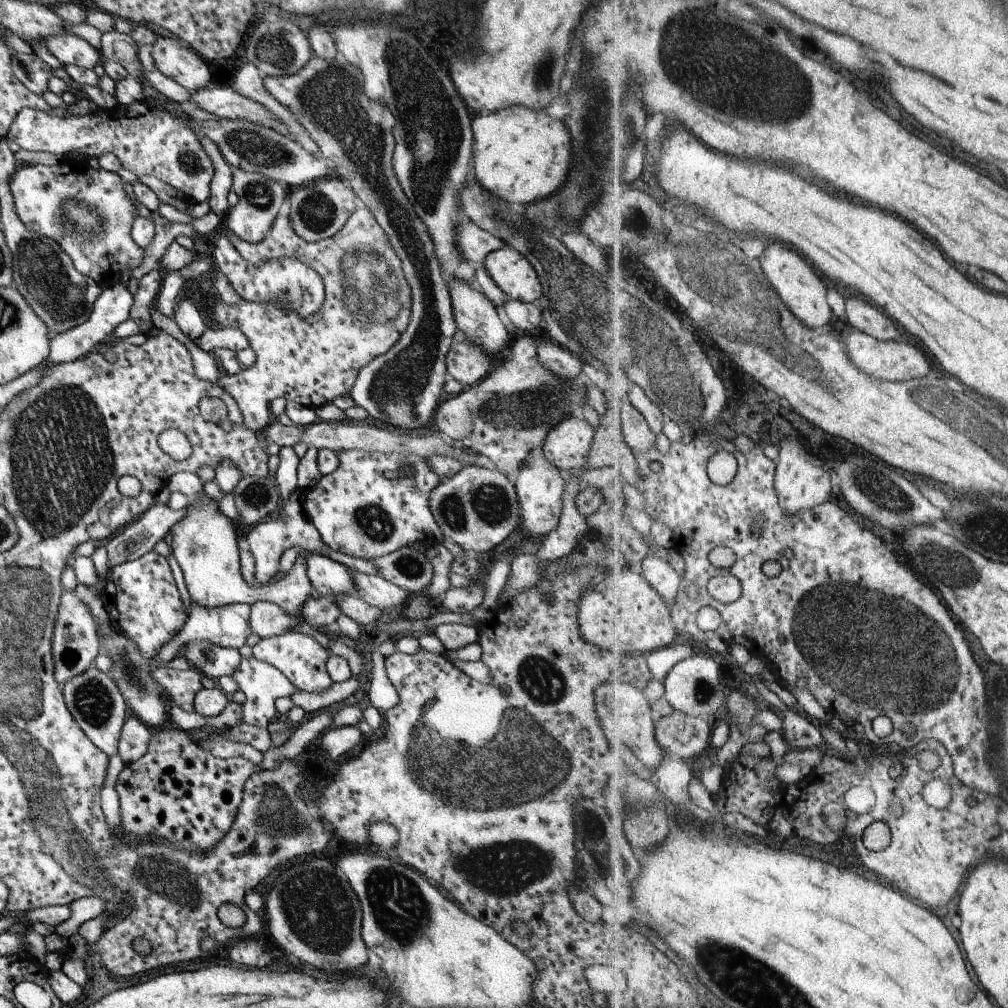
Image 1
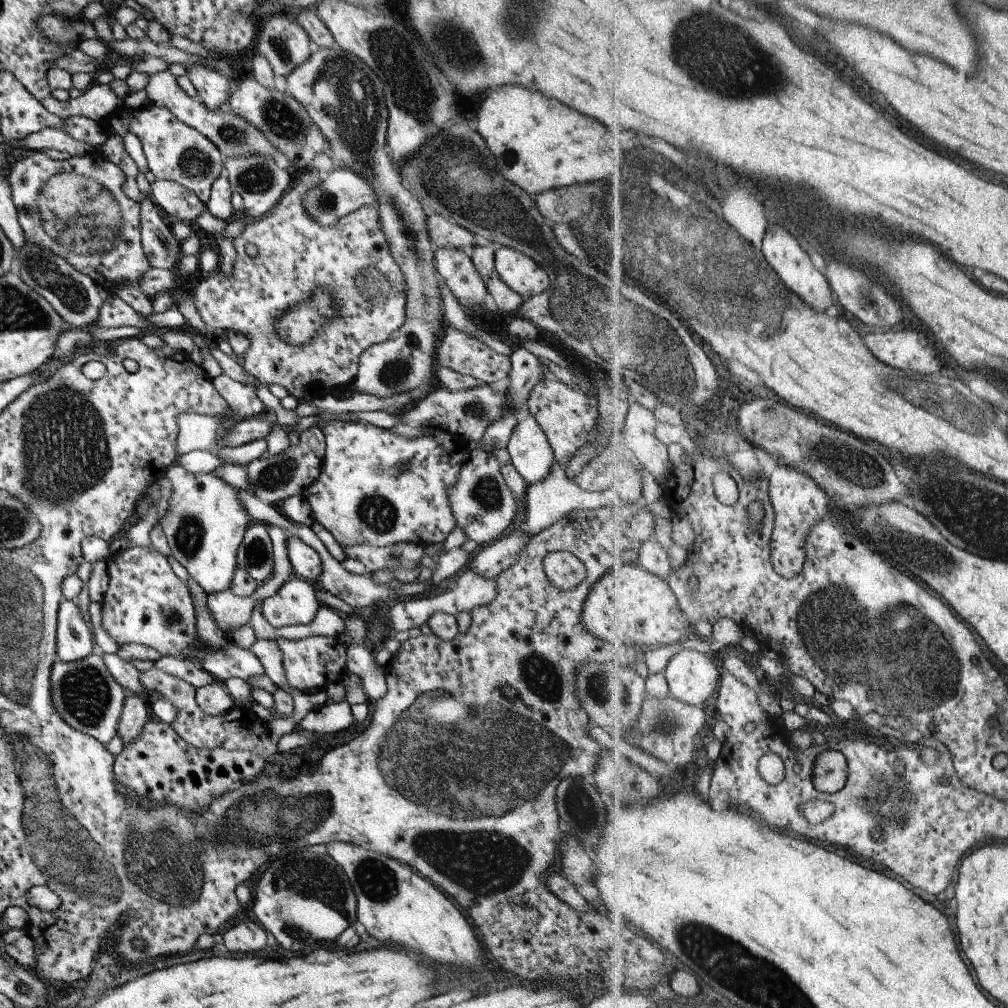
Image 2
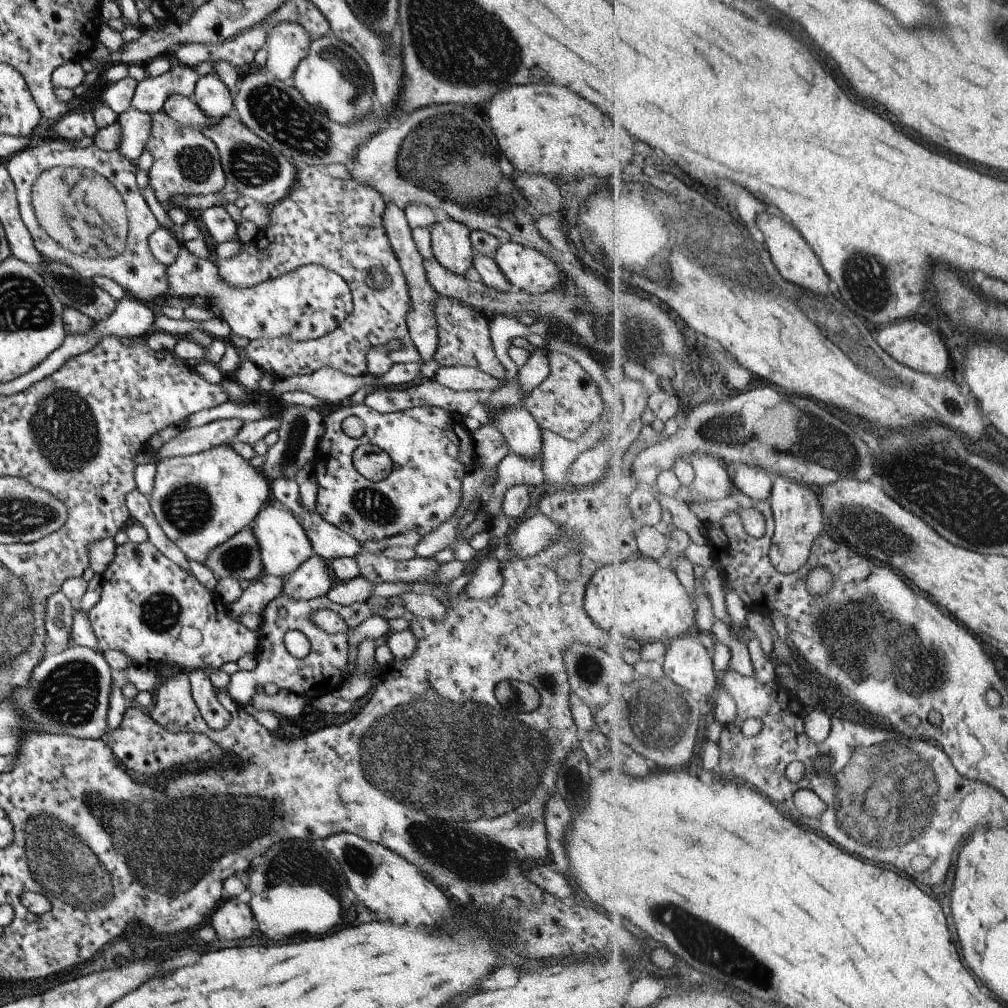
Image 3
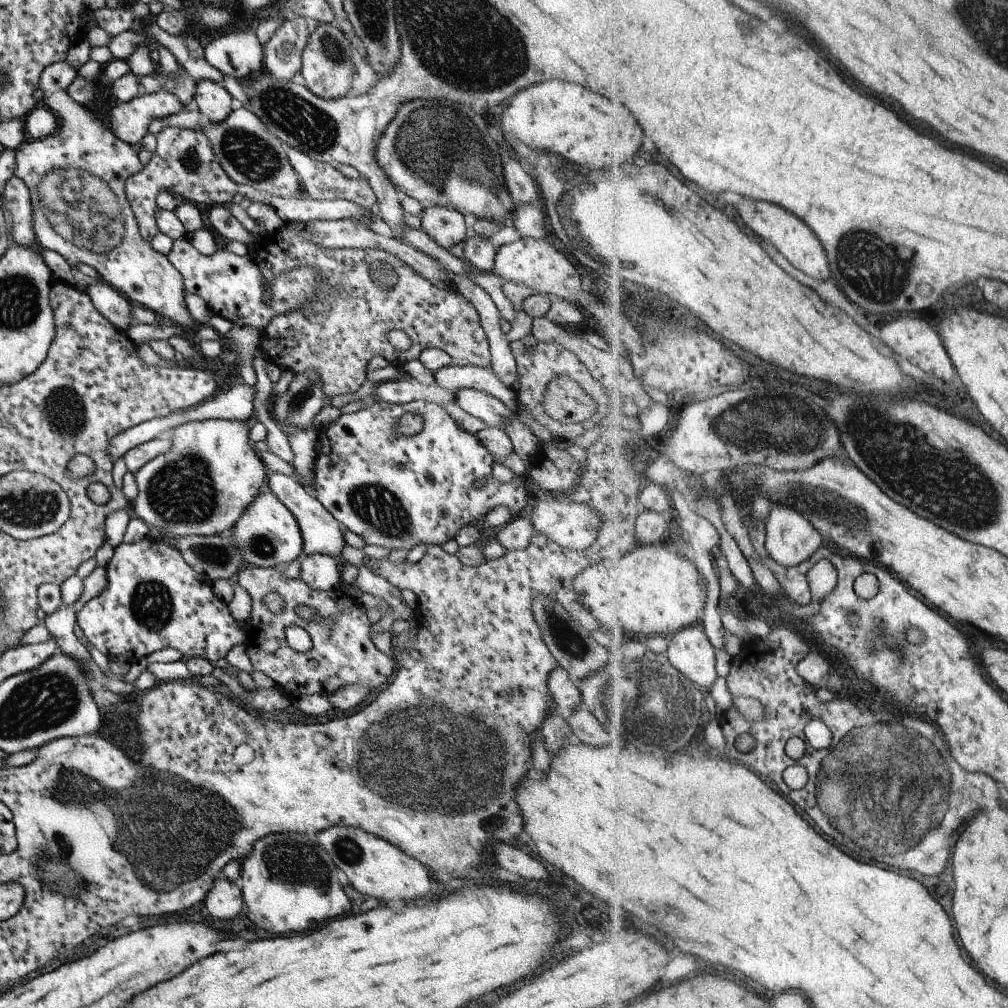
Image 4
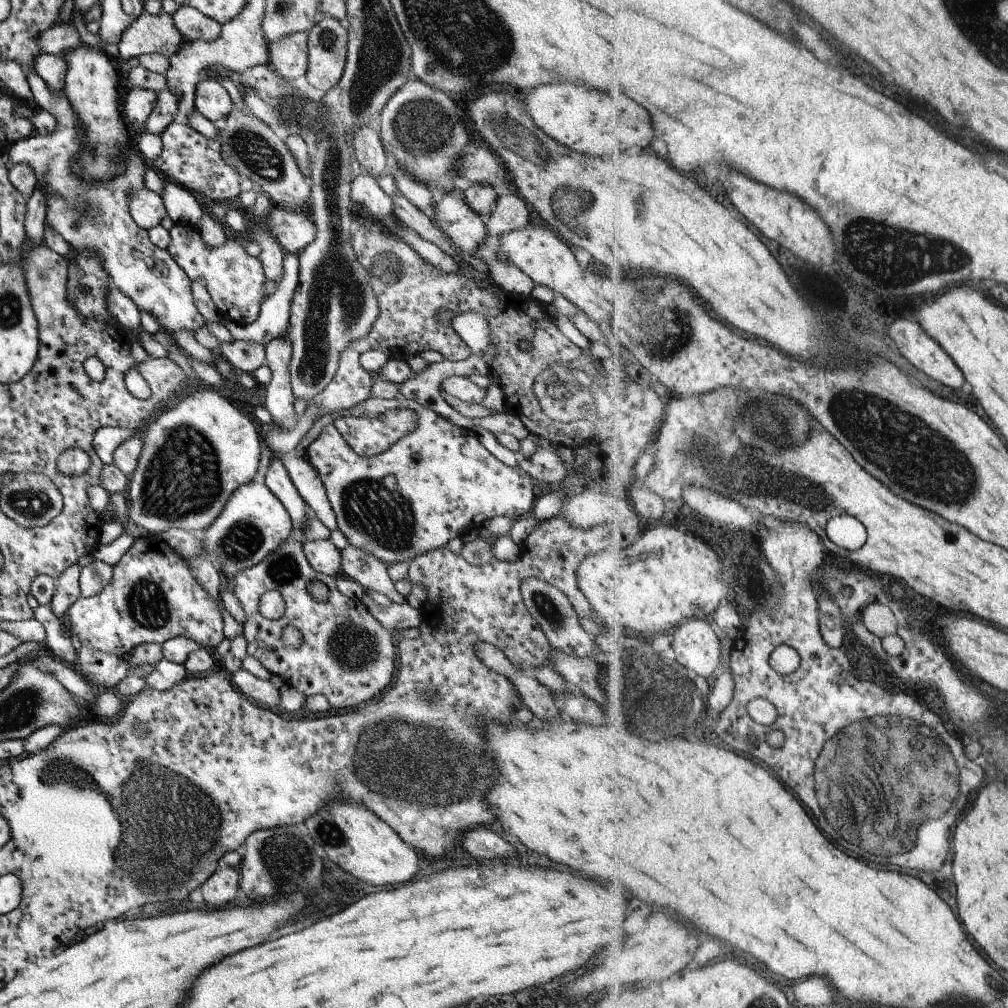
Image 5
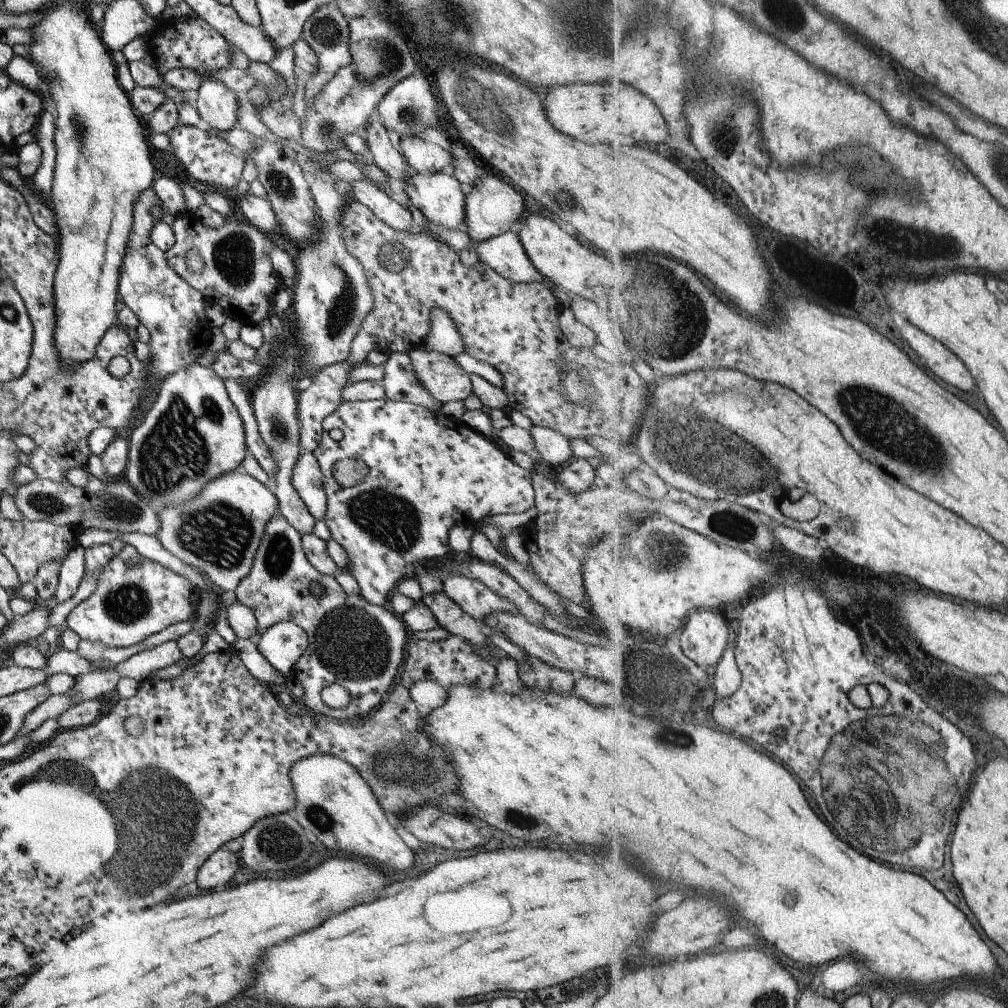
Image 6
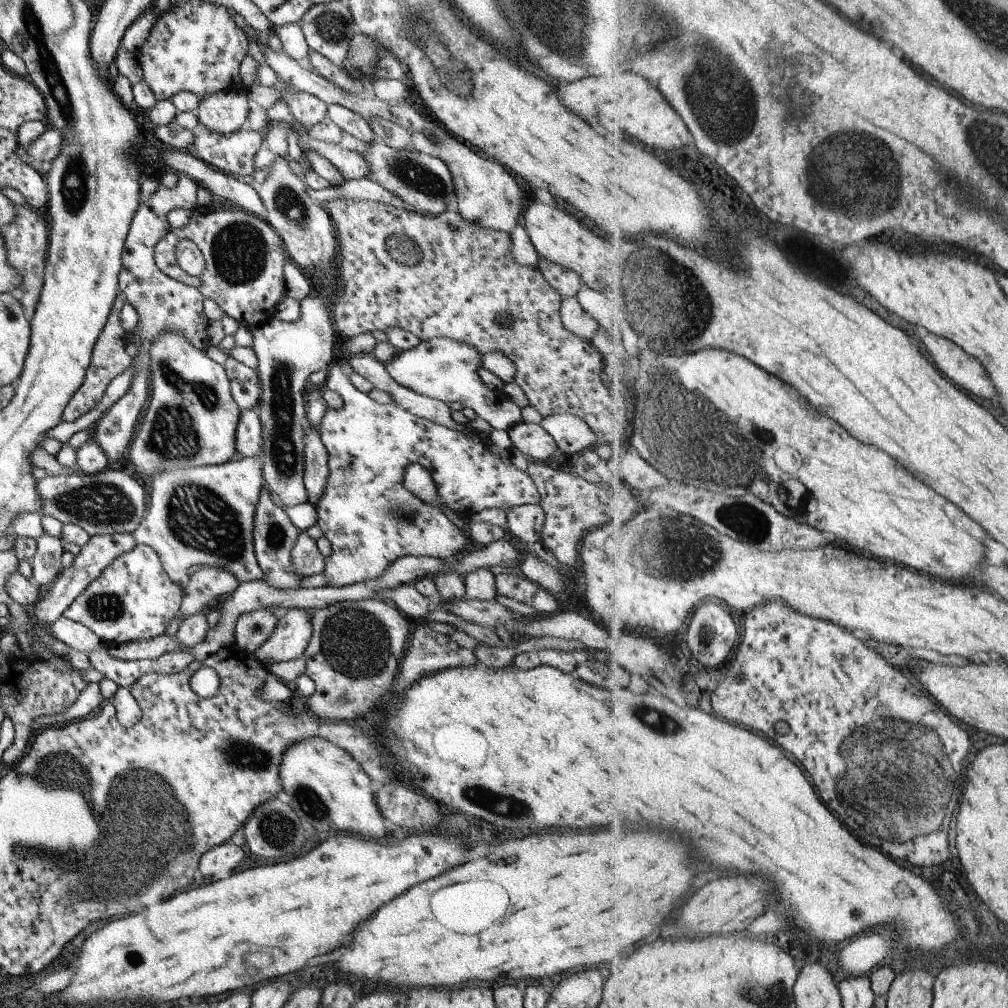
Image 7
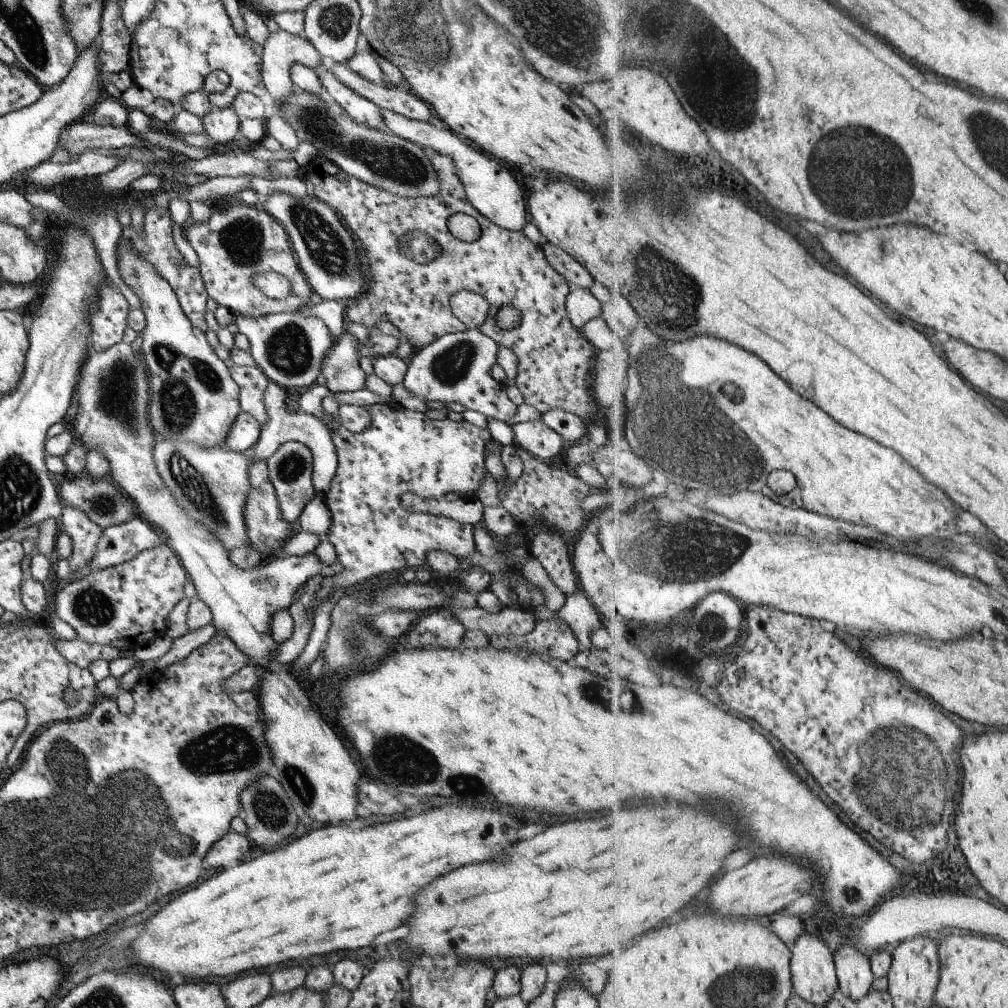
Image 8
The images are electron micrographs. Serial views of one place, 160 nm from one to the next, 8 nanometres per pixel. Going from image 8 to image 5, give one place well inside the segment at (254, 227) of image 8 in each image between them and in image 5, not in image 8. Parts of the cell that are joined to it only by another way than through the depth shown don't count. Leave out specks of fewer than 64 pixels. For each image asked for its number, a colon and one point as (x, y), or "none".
5: (233, 279)
6: (236, 273)
7: (243, 256)

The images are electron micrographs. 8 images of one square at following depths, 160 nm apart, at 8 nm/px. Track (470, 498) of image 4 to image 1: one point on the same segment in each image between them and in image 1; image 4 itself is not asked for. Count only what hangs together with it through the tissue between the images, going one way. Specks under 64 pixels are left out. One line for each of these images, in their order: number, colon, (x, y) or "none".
1: (357, 511)
2: (361, 496)
3: (432, 448)

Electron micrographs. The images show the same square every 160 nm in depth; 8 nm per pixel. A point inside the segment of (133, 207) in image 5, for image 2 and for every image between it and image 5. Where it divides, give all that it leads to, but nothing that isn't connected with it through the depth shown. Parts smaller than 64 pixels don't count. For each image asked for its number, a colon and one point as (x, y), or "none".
2: (173, 151)
3: (185, 163)
4: (182, 163)

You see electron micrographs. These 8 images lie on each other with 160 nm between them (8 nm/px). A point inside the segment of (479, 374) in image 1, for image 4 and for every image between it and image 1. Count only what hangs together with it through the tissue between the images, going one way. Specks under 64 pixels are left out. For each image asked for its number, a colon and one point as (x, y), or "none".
2: (461, 352)
3: (463, 339)
4: (380, 293)

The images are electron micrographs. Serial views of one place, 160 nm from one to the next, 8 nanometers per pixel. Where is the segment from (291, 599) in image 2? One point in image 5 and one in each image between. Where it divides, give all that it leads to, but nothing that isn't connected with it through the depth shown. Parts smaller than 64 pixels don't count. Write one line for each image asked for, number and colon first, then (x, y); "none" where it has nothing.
3: (310, 579)
4: (321, 572)
5: (323, 557)

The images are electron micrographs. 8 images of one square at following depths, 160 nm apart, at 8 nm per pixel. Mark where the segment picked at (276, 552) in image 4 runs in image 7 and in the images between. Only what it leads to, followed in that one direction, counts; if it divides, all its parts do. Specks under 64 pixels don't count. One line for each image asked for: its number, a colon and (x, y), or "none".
5: (252, 523)
6: (218, 532)
7: (203, 516)

